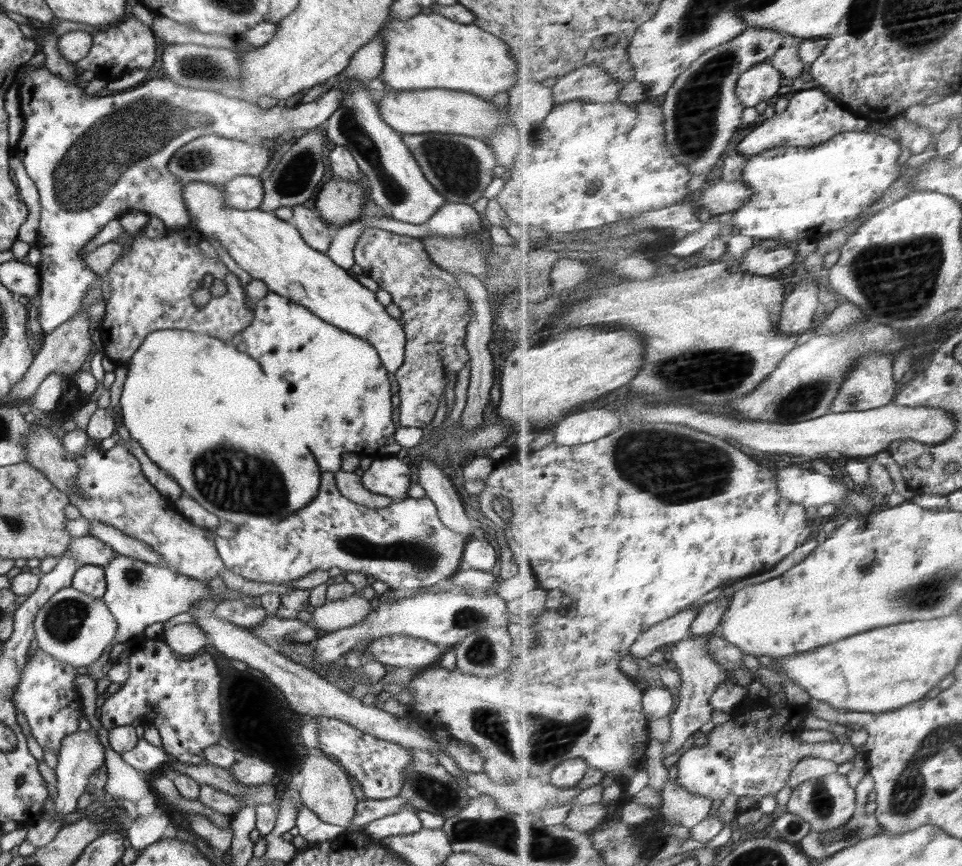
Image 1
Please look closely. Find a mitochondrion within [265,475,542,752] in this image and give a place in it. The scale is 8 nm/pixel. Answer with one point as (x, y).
(422, 554)

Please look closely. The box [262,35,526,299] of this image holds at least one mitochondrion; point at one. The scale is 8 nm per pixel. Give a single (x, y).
(457, 169)

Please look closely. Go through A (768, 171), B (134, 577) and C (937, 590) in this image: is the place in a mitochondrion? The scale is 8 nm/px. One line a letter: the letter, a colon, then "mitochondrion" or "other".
A: other
B: mitochondrion
C: mitochondrion

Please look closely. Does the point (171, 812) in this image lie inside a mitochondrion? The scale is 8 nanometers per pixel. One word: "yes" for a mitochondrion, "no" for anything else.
no

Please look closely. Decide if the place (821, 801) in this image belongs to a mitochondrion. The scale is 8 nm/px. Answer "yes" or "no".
yes

